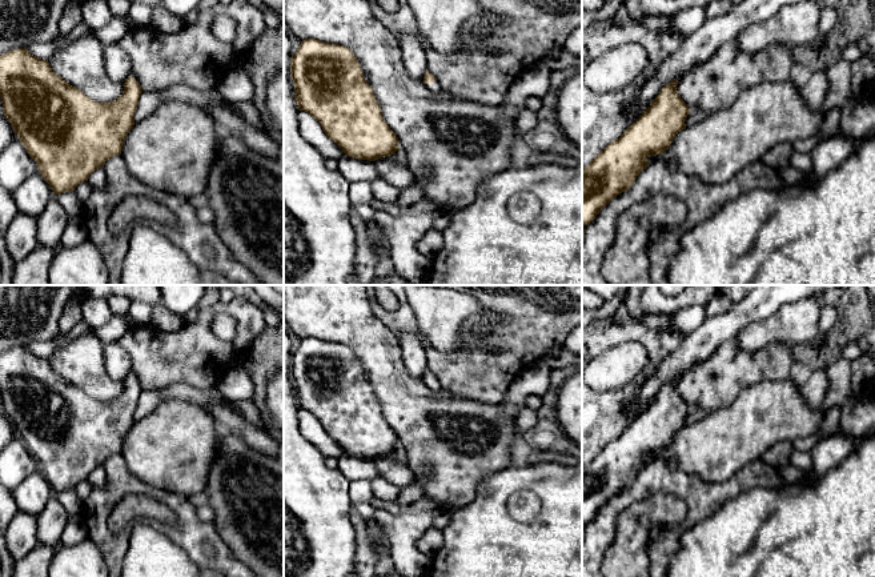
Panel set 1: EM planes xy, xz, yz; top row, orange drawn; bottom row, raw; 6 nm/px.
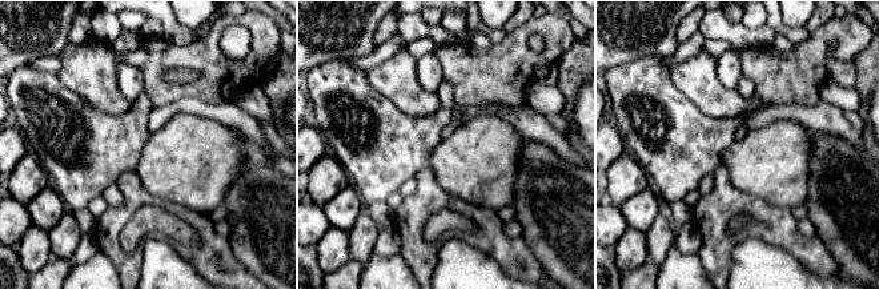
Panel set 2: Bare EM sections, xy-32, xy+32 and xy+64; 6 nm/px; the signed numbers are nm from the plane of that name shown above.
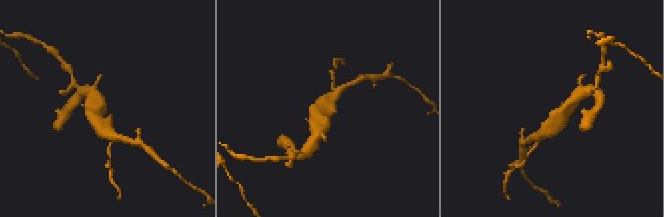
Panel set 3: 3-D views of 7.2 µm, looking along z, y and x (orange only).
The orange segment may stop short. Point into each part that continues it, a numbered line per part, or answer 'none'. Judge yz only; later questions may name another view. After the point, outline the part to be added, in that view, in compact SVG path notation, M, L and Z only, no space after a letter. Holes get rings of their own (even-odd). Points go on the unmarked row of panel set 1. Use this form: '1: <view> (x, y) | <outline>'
none

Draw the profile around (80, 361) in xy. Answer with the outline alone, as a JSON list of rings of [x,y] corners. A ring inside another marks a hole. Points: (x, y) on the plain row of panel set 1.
[[[93,329],[59,346],[48,361],[57,374],[95,400],[109,401],[124,390],[124,382],[115,381],[105,369],[104,342]]]

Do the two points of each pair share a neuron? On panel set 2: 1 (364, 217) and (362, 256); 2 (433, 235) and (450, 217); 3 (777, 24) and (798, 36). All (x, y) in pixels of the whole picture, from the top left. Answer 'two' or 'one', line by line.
1: one
2: one
3: one

